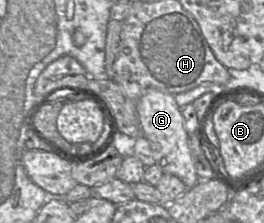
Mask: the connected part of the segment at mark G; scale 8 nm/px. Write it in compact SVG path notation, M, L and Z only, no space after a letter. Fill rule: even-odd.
M156 88L147 89L137 101L137 113L141 134L149 141L155 164L159 165L163 174L178 177L187 189L199 181L189 148L189 134L184 126L181 108L174 95Z

